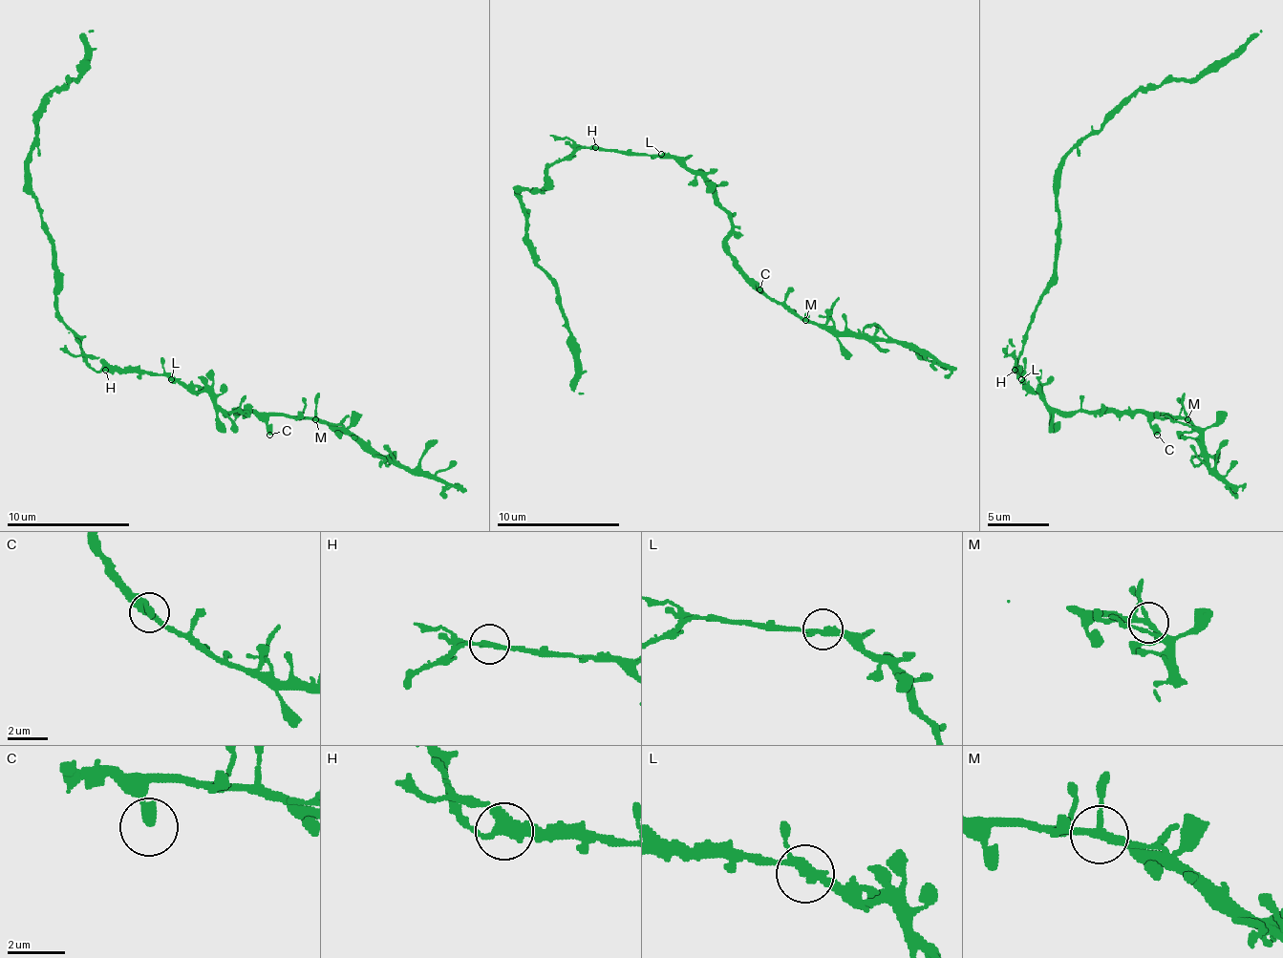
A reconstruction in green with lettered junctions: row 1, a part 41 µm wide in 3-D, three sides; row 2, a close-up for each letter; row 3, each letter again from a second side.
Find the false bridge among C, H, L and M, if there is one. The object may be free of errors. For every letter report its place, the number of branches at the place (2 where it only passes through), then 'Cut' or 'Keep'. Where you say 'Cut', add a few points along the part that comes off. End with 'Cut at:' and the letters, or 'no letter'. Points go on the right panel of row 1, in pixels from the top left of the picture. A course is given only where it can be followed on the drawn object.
C: Place: (1157, 435). Branches: 1. Keep
H: Place: (1015, 370). Branches: 3. Cut. Course of the part to remove: (1015, 370), (1021, 339), (1056, 260), (1058, 164), (1126, 103), (1166, 81), (1215, 72), (1258, 35), (1261, 29)
L: Place: (1021, 379). Branches: 3. Keep
M: Place: (1187, 419). Branches: 3. Keep
Cut at: H

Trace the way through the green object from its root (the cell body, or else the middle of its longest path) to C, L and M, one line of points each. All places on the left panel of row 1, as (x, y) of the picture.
C: (103, 364), (168, 373), (174, 379), (204, 392), (223, 410), (250, 410), (267, 425), (269, 435)
L: (103, 364), (140, 367), (164, 373), (171, 379)
M: (103, 364), (168, 373), (204, 392), (223, 410), (257, 410), (315, 419)

